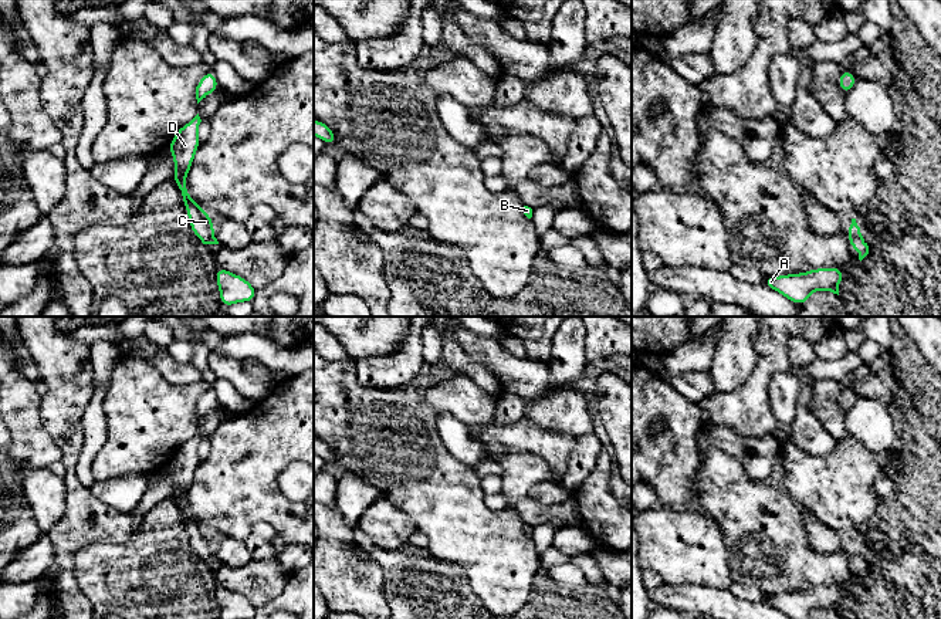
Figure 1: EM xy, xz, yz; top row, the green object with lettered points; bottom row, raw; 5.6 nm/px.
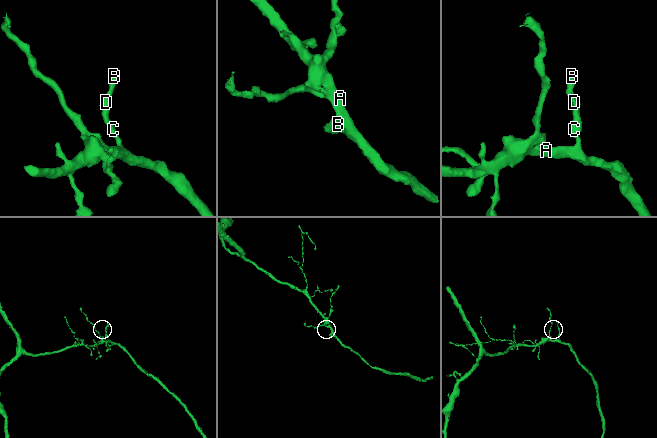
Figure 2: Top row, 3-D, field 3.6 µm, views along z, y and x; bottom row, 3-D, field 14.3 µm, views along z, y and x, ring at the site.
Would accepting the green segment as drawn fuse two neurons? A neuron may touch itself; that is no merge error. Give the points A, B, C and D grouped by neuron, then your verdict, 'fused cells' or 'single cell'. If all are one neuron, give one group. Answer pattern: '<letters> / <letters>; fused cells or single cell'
A B C D; single cell

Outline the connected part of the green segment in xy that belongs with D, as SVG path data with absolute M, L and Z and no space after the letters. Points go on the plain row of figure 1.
M199 432L183 443L172 457L167 469L173 473L175 491L173 500L177 503L182 520L189 532L192 549L202 558L203 562L219 562L214 555L213 537L192 517L186 494L192 486L194 471L199 467L199 443L202 437Z

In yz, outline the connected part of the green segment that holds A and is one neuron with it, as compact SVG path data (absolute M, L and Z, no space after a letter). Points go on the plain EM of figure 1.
M839 585L813 586L800 592L785 592L765 595L764 603L786 615L789 619L808 619L818 608L830 609L839 613L839 602L844 589Z

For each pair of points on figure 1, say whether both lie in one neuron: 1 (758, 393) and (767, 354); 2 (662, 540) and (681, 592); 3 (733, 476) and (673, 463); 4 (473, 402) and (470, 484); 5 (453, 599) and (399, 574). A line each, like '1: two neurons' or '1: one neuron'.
1: one neuron
2: two neurons
3: two neurons
4: one neuron
5: one neuron

